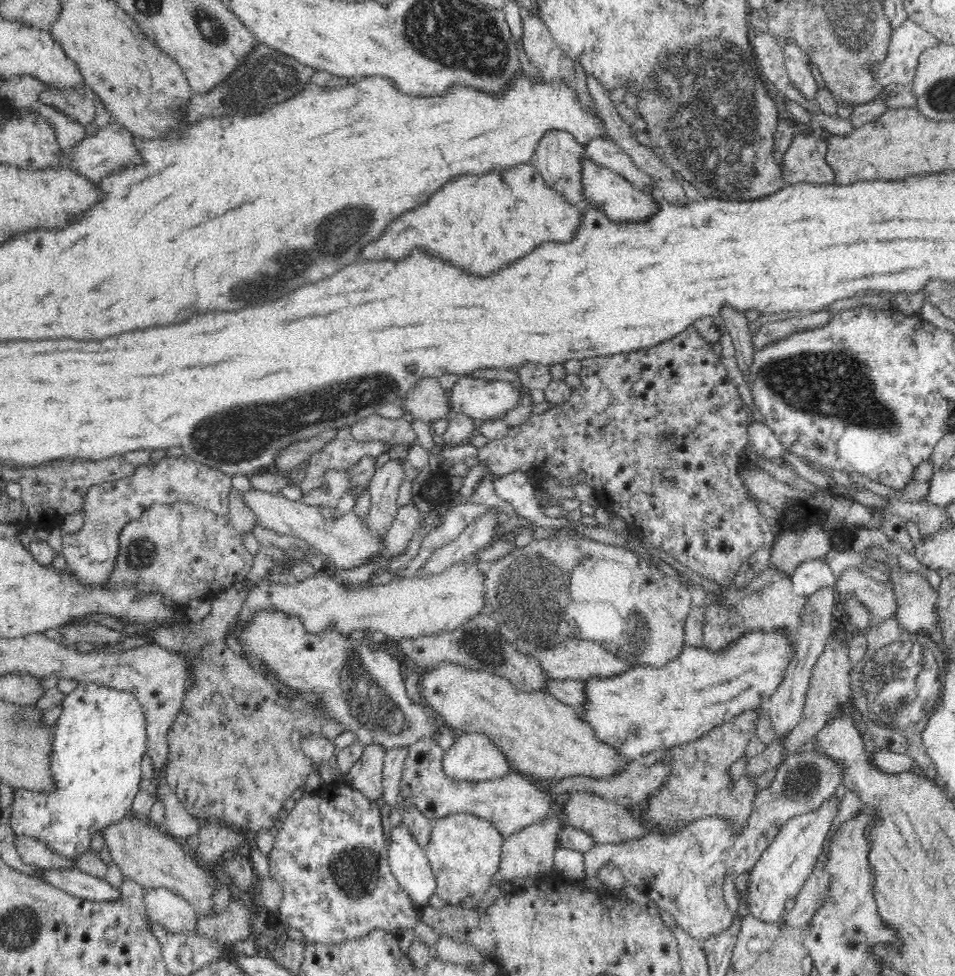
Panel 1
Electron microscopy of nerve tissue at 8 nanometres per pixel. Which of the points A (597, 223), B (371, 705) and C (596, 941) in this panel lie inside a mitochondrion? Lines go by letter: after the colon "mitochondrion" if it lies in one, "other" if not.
A: other
B: mitochondrion
C: other

